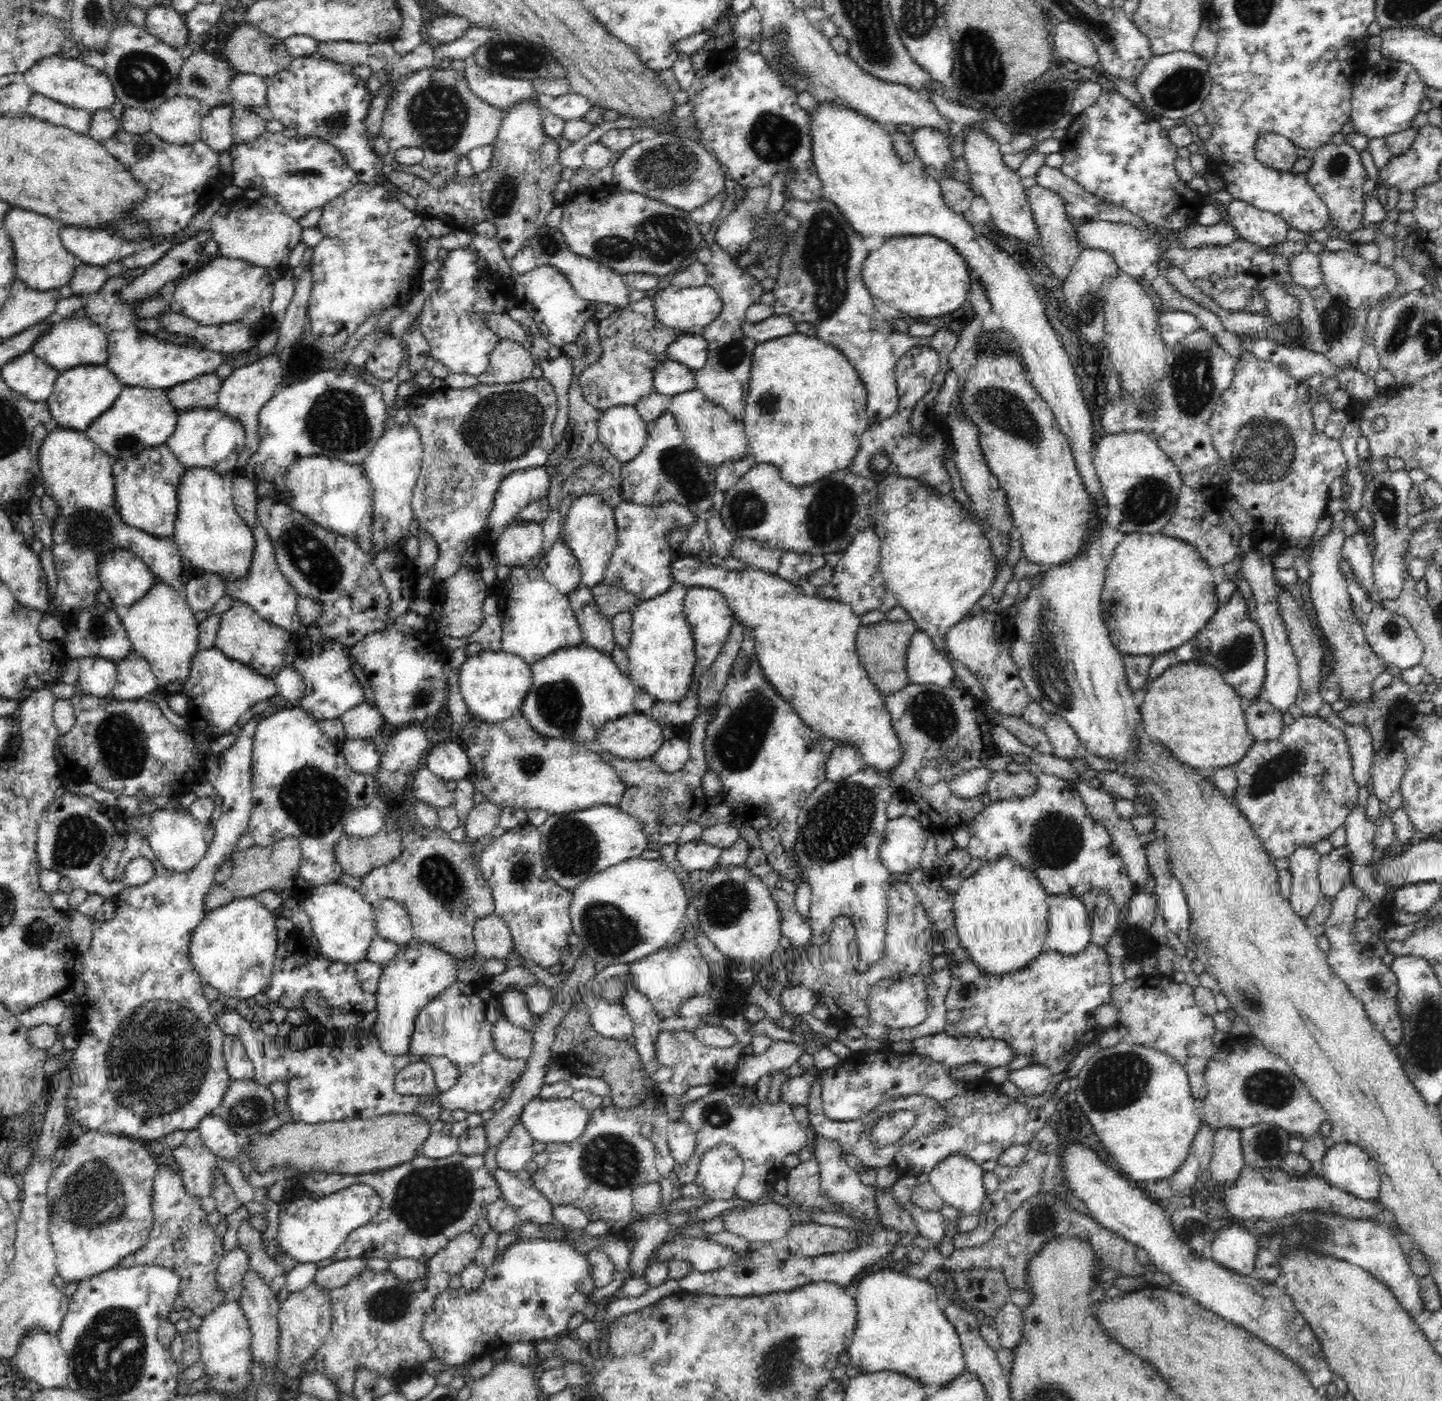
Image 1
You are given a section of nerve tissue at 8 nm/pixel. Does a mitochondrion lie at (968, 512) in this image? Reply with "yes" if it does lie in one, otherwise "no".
no

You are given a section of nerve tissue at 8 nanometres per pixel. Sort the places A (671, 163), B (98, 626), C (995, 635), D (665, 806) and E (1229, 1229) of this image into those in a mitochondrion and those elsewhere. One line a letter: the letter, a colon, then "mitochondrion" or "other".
A: mitochondrion
B: mitochondrion
C: other
D: mitochondrion
E: other

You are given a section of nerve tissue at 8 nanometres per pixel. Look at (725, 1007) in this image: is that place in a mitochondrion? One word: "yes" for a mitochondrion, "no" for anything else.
no

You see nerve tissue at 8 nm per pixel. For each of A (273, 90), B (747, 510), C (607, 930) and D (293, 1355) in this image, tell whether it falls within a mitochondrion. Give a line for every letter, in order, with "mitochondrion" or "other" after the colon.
A: other
B: mitochondrion
C: mitochondrion
D: mitochondrion

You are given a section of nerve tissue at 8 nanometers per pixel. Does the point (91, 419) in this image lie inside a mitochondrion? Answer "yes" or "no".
no

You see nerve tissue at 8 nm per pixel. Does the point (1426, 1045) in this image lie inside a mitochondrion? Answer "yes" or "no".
yes

